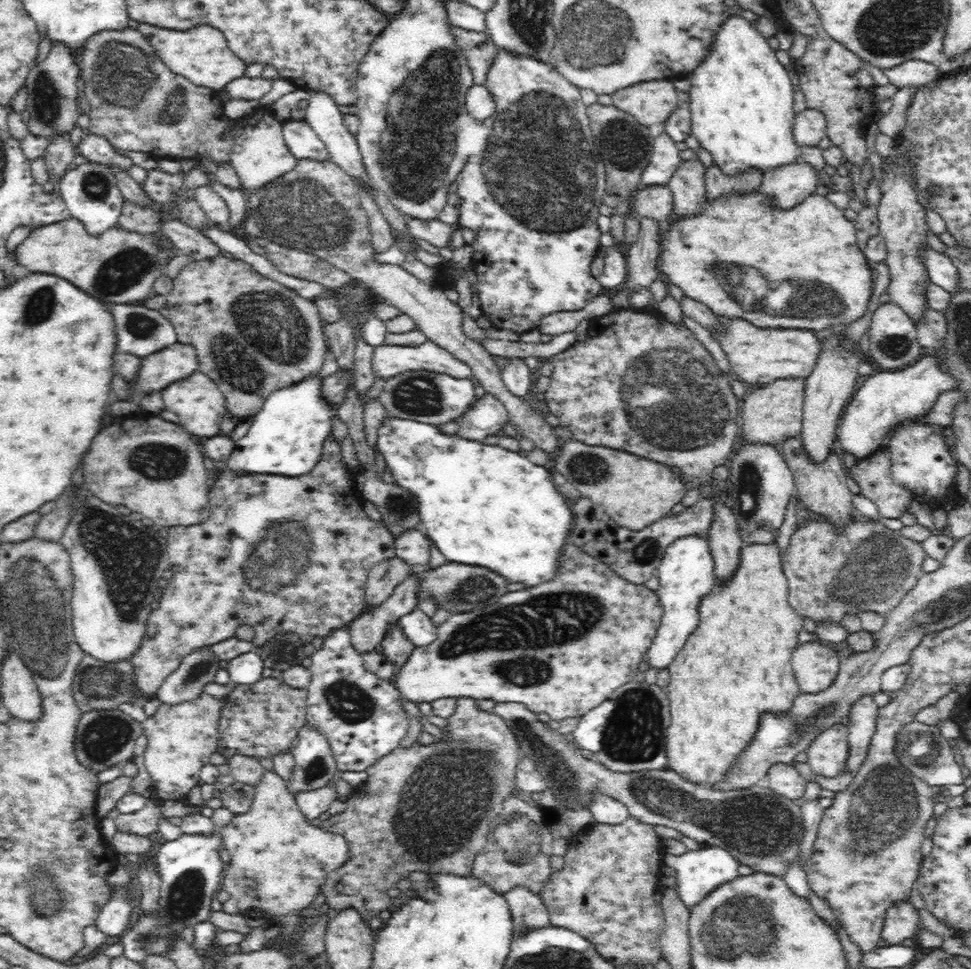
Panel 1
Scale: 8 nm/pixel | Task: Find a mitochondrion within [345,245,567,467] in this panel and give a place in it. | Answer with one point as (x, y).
(418, 395)

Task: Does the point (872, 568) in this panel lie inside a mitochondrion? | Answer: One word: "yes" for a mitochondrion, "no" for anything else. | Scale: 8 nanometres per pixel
yes

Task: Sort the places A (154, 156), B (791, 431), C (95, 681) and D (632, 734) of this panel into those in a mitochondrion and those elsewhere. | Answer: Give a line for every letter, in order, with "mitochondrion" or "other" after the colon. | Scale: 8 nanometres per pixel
A: other
B: other
C: mitochondrion
D: mitochondrion

